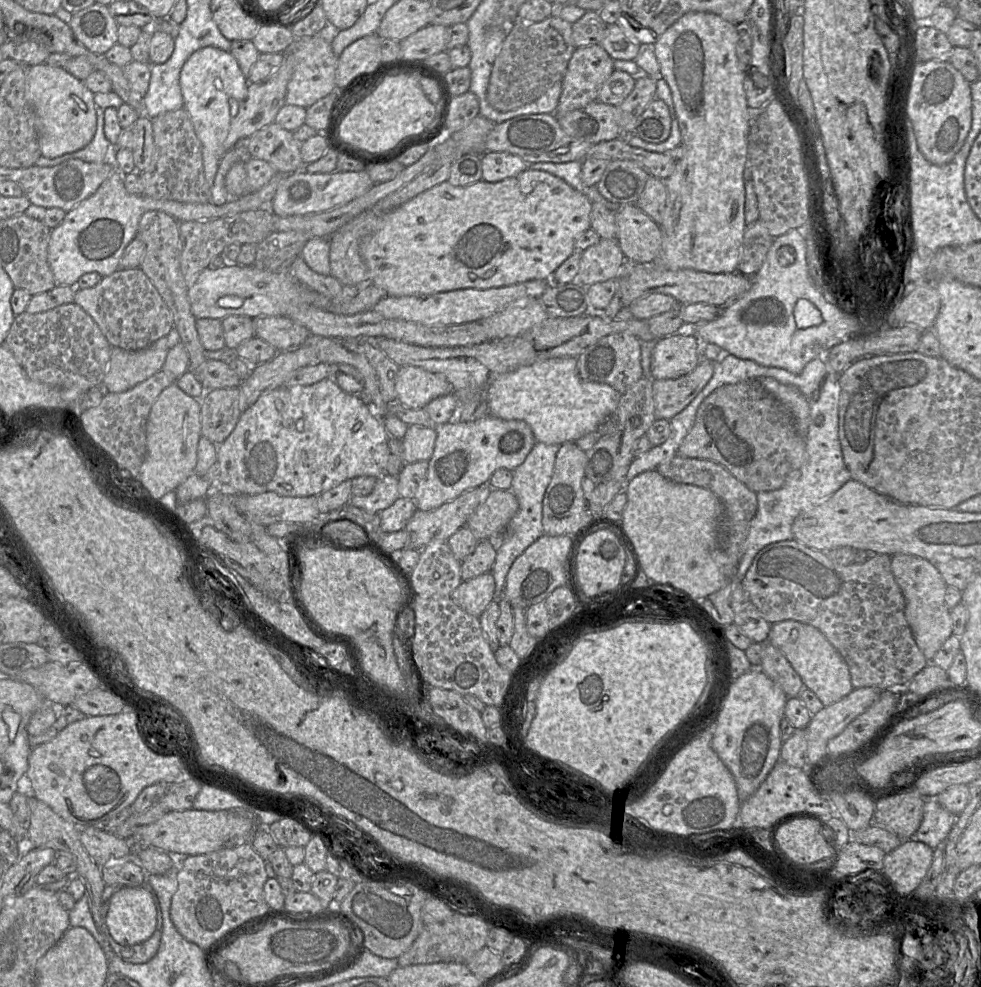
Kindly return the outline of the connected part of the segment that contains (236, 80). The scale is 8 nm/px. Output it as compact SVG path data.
M208 46L198 49L186 61L180 73L180 86L184 107L202 144L206 180L213 186L220 161L225 154L223 143L229 133L232 119L248 95L249 80L231 52Z

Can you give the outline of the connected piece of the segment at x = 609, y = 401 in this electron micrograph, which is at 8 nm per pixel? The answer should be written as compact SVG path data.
M575 357L551 358L498 377L488 391L488 415L507 421L524 421L530 426L536 442L561 446L588 433L596 433L615 413L620 395L610 385L582 380L577 374Z

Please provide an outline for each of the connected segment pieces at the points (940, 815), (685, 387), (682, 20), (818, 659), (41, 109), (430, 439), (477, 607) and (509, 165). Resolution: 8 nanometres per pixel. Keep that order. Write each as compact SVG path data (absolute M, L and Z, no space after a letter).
M925 798L923 818L910 839L921 841L935 849L948 836L956 815L942 807L934 798Z
M709 362L676 379L654 380L655 418L669 421L680 413L706 386L713 372L714 362Z
M688 12L684 14L682 17L680 17L676 22L674 22L661 36L660 38L656 41L656 43L653 45L653 52L657 58L657 61L660 65L660 72L659 75L666 81L668 84L671 94L672 94L672 100L673 100L673 105L675 108L675 115L676 119L678 121L678 127L681 135L681 144L684 148L684 155L680 161L676 162L676 167L675 171L673 174L667 178L664 182L665 185L667 186L667 192L668 195L666 197L666 207L664 210L664 220L661 224L661 230L662 230L662 245L661 245L661 251L660 254L657 258L657 261L653 262L652 264L642 264L642 265L654 265L654 266L663 266L666 269L669 270L680 270L680 269L693 269L696 271L700 272L706 272L706 273L711 273L711 274L719 274L719 273L734 273L736 272L737 264L739 261L739 254L741 251L741 245L742 245L742 240L743 240L743 234L746 228L746 223L744 219L744 202L745 202L745 190L744 190L744 180L743 180L743 170L746 166L746 157L747 157L747 140L748 140L748 134L749 134L749 129L750 129L750 124L753 119L753 113L749 109L747 105L747 100L746 100L746 95L744 91L744 78L745 78L745 72L742 69L741 64L738 61L737 54L736 54L736 46L739 40L739 28L726 20L722 19L720 16L709 13L709 12Z
M784 620L771 624L767 641L784 654L805 686L816 694L824 706L839 701L854 689L849 668L844 658L817 628L795 620Z
M46 63L27 67L25 97L36 116L36 129L39 135L43 157L55 158L78 151L93 139L97 128L94 93L67 70Z
M408 426L401 442L405 464L429 461L434 450L437 433L434 427Z
M489 571L462 581L450 597L467 613L480 617L495 599L495 580L492 573Z
M501 152L483 154L481 163L482 180L490 183L497 183L504 179L515 177L528 168L528 164L520 157Z

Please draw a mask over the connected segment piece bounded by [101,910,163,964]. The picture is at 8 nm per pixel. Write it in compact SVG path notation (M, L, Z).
M159 910L159 916L157 916L157 926L155 932L149 939L142 943L133 946L122 946L118 944L111 937L105 923L102 924L101 932L106 936L112 950L125 962L133 964L143 964L150 961L157 954L162 936L162 927L162 912L161 910Z

